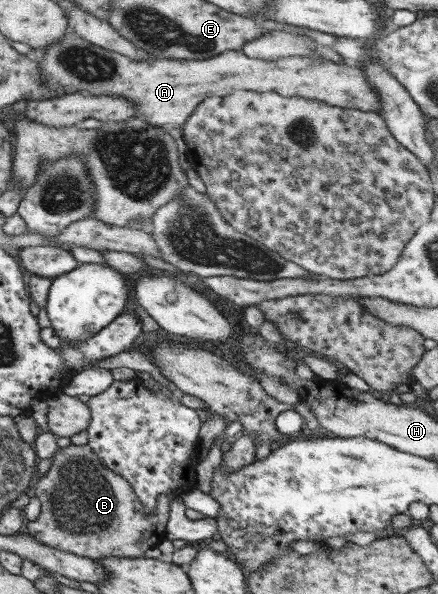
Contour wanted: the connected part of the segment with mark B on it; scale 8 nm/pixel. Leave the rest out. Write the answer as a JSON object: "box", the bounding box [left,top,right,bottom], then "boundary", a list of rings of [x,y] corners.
{"box":[22,444,169,560],"boundary":[[[87,444],[59,449],[48,471],[34,484],[40,512],[36,519],[24,522],[22,531],[44,546],[94,560],[104,556],[142,557],[145,550],[156,547],[165,538],[169,515],[166,495],[157,496],[154,513],[146,513],[128,482],[108,470]]]}

